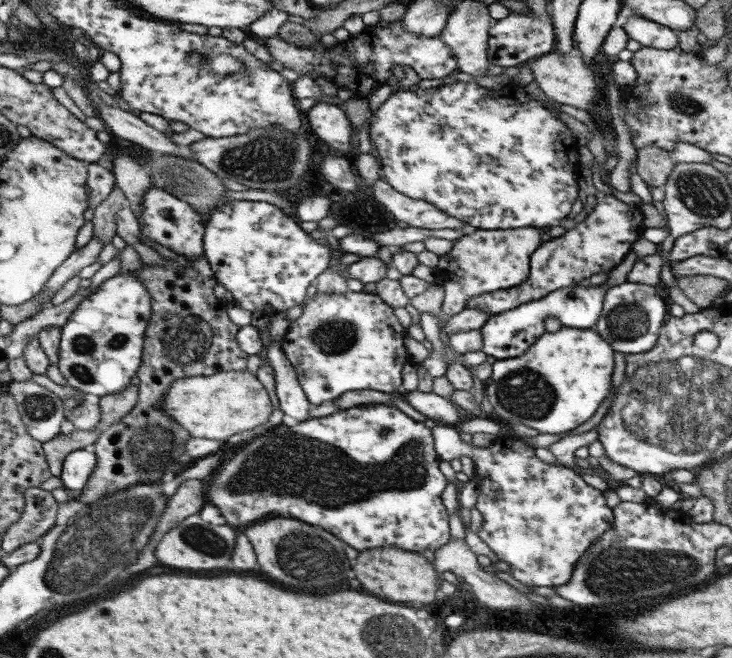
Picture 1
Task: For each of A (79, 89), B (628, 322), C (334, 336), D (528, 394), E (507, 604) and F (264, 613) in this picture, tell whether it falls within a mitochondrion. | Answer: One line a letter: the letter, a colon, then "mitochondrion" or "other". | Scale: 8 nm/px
A: other
B: mitochondrion
C: mitochondrion
D: mitochondrion
E: other
F: other

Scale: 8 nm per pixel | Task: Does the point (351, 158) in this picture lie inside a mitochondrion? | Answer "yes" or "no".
no

